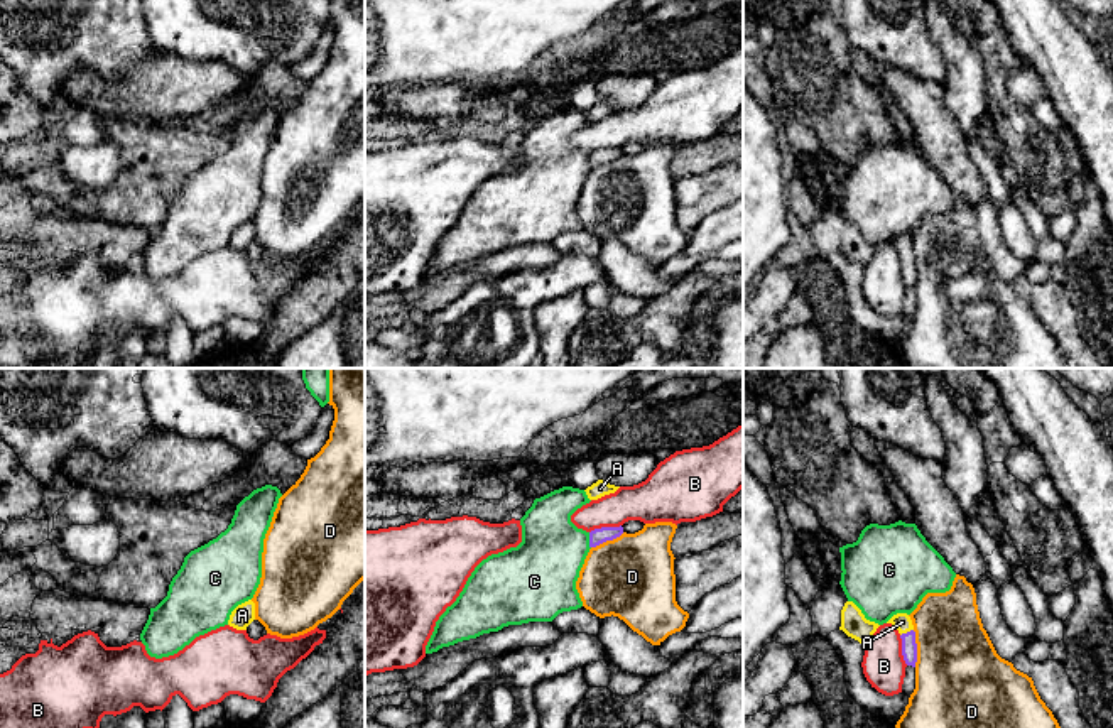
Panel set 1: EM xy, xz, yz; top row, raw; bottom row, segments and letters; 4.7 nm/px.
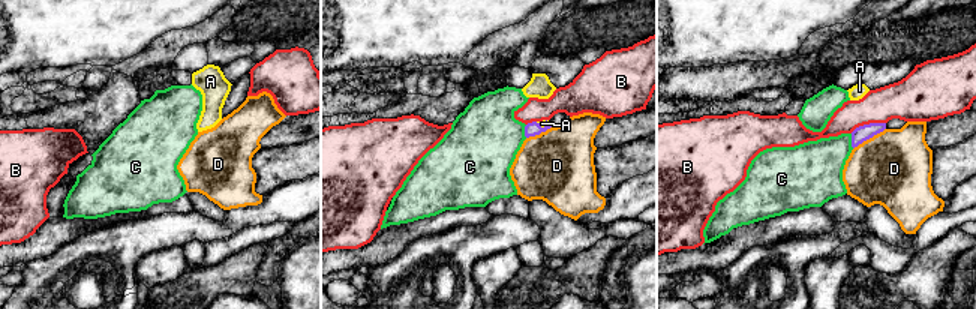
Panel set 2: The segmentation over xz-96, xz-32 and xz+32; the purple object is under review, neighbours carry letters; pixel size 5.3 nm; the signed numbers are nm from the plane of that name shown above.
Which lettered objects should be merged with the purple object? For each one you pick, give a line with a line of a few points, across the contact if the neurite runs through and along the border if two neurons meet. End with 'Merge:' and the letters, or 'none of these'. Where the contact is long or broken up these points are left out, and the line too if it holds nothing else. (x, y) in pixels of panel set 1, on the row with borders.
A: line yz (909, 647), (907, 632), (902, 622)
Merge: A

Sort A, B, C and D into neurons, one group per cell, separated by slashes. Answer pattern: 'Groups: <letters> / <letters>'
Groups: A / B / C / D

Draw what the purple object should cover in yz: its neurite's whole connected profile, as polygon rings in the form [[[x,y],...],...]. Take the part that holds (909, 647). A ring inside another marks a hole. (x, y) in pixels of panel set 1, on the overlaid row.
[[[907,613],[893,615],[887,623],[892,623],[902,638],[902,655],[907,666],[915,667],[917,662],[917,644],[912,620]]]

